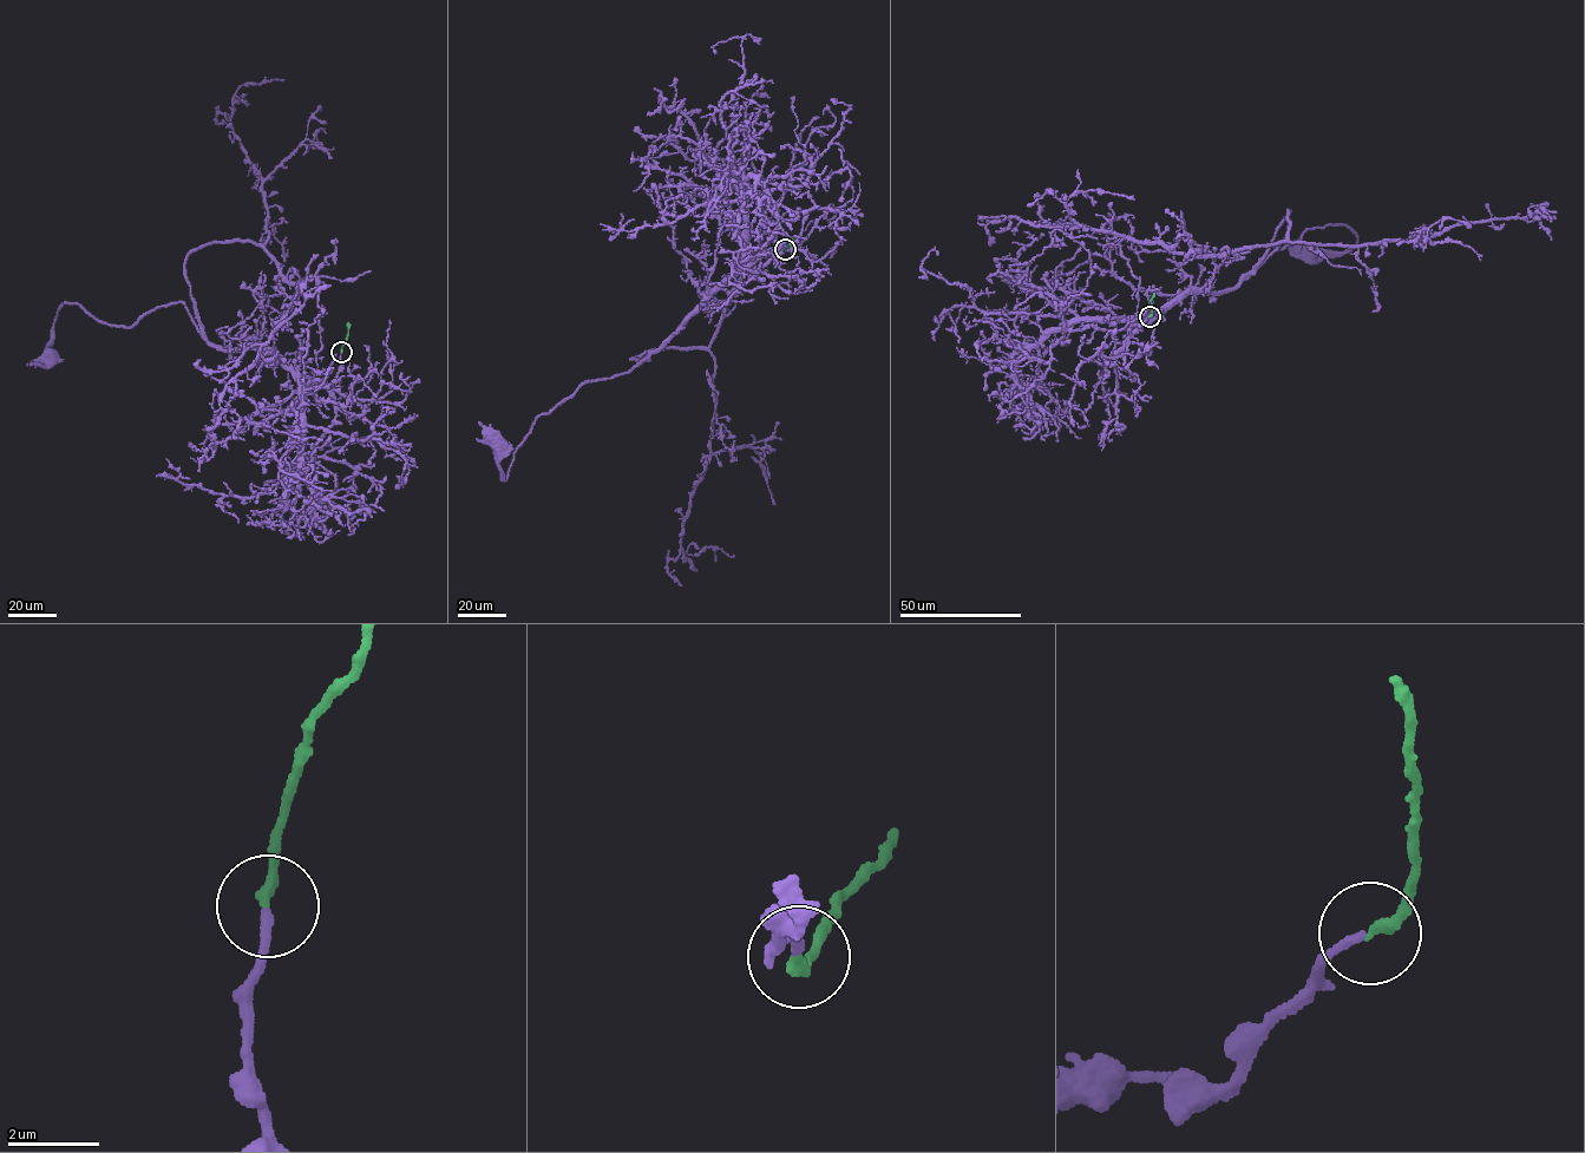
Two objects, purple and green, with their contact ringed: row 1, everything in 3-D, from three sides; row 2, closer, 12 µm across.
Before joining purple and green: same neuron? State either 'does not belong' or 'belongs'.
belongs

